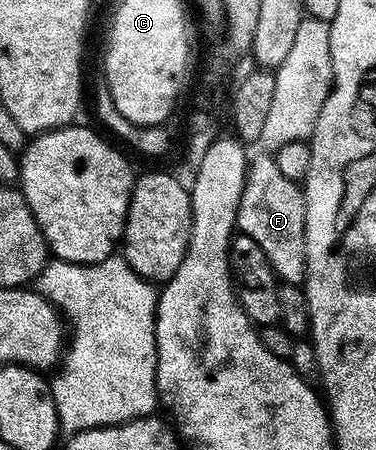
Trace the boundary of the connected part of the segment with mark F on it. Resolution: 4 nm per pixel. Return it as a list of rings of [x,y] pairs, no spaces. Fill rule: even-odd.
[[[264,158],[268,159],[251,160],[250,174],[244,188],[244,198],[240,201],[236,226],[243,234],[254,237],[258,245],[262,245],[272,270],[276,272],[277,280],[300,285],[304,282],[306,261],[304,193],[297,180],[282,177],[282,173],[278,173],[275,158]]]

